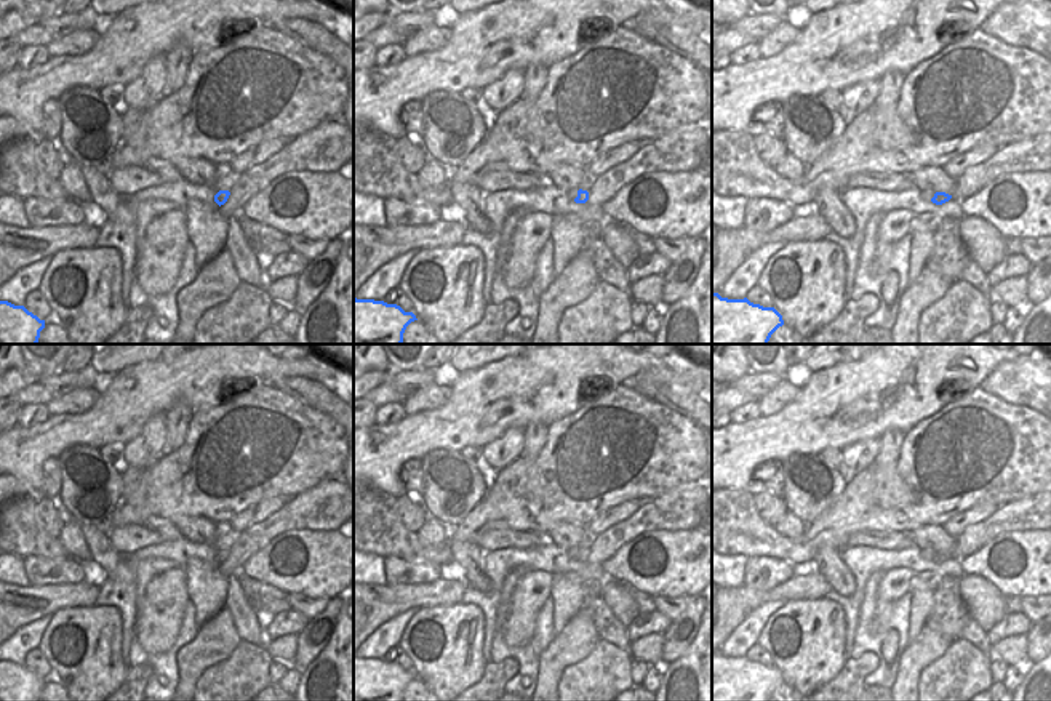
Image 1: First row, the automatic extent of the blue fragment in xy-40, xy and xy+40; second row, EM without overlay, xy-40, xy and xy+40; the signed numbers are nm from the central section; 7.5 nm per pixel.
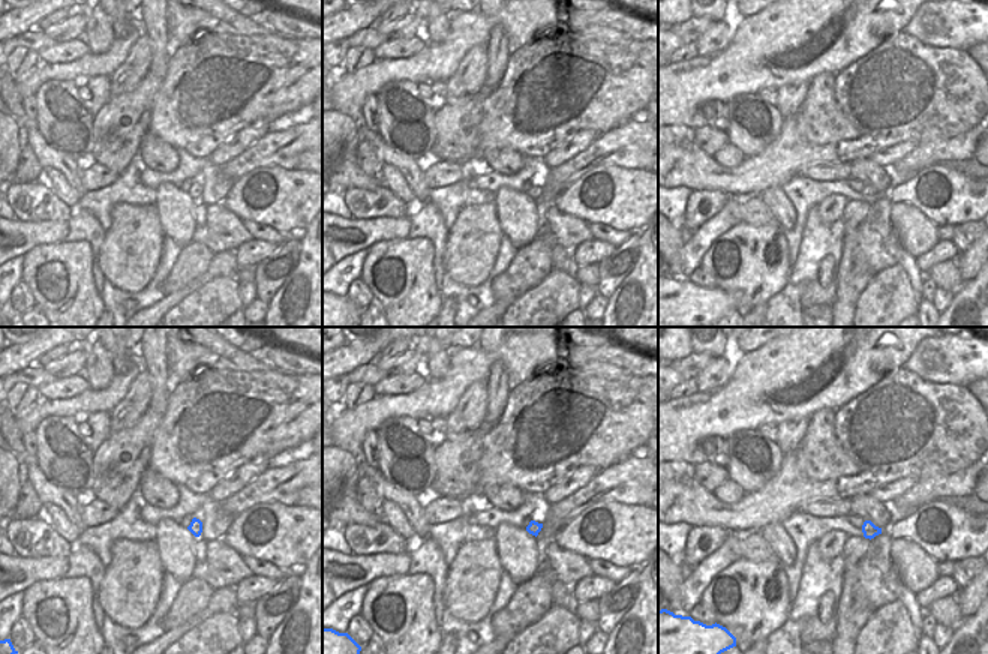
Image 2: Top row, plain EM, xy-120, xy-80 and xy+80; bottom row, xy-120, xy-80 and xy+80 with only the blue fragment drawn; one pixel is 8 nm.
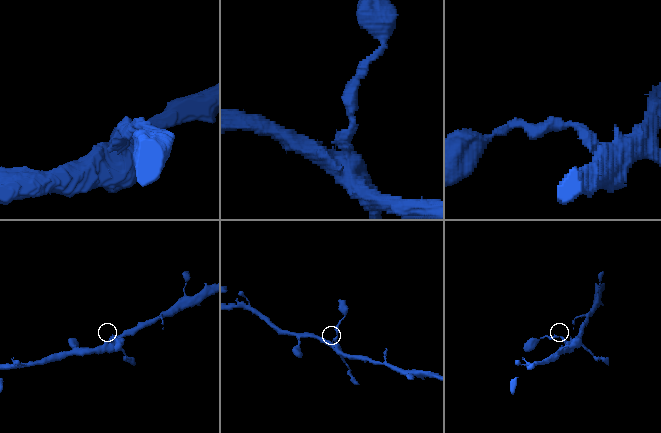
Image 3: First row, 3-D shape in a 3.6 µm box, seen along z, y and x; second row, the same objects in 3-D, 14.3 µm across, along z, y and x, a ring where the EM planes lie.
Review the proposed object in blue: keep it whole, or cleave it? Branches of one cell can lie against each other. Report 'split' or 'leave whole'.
leave whole

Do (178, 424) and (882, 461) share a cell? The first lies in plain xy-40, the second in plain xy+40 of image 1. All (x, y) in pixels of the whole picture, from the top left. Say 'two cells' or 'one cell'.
one cell

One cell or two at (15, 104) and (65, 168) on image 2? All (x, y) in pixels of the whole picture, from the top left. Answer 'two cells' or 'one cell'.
one cell

